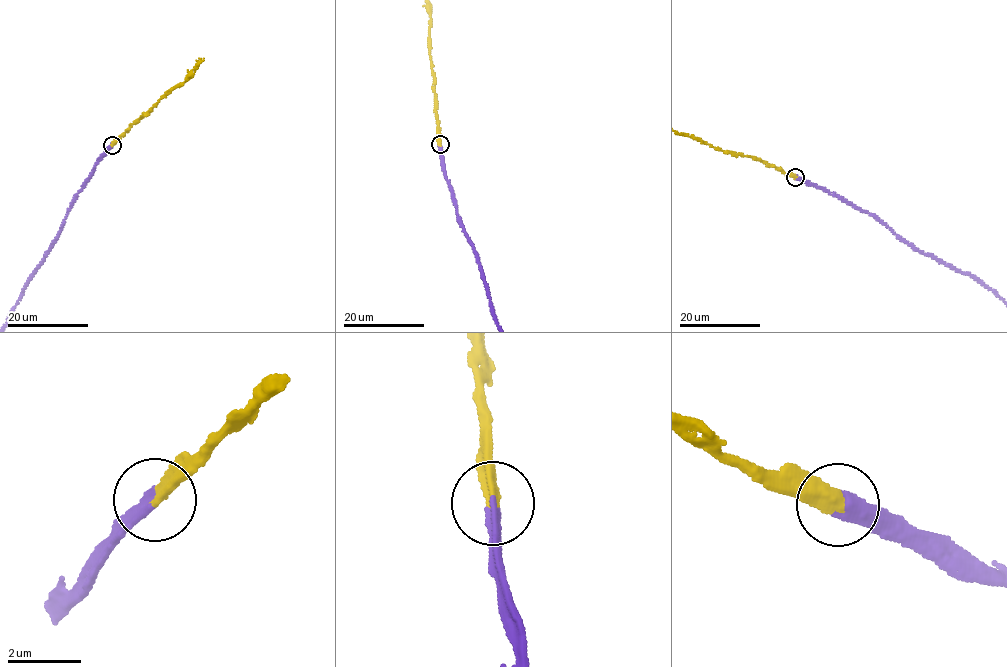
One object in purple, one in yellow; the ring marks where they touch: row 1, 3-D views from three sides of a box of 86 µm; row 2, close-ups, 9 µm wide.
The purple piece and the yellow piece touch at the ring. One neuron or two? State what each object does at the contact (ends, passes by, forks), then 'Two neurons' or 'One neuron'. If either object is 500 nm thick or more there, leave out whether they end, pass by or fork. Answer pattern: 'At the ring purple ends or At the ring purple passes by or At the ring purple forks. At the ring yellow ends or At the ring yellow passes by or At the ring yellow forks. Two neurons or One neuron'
At the ring purple ends. At the ring yellow ends. One neuron

